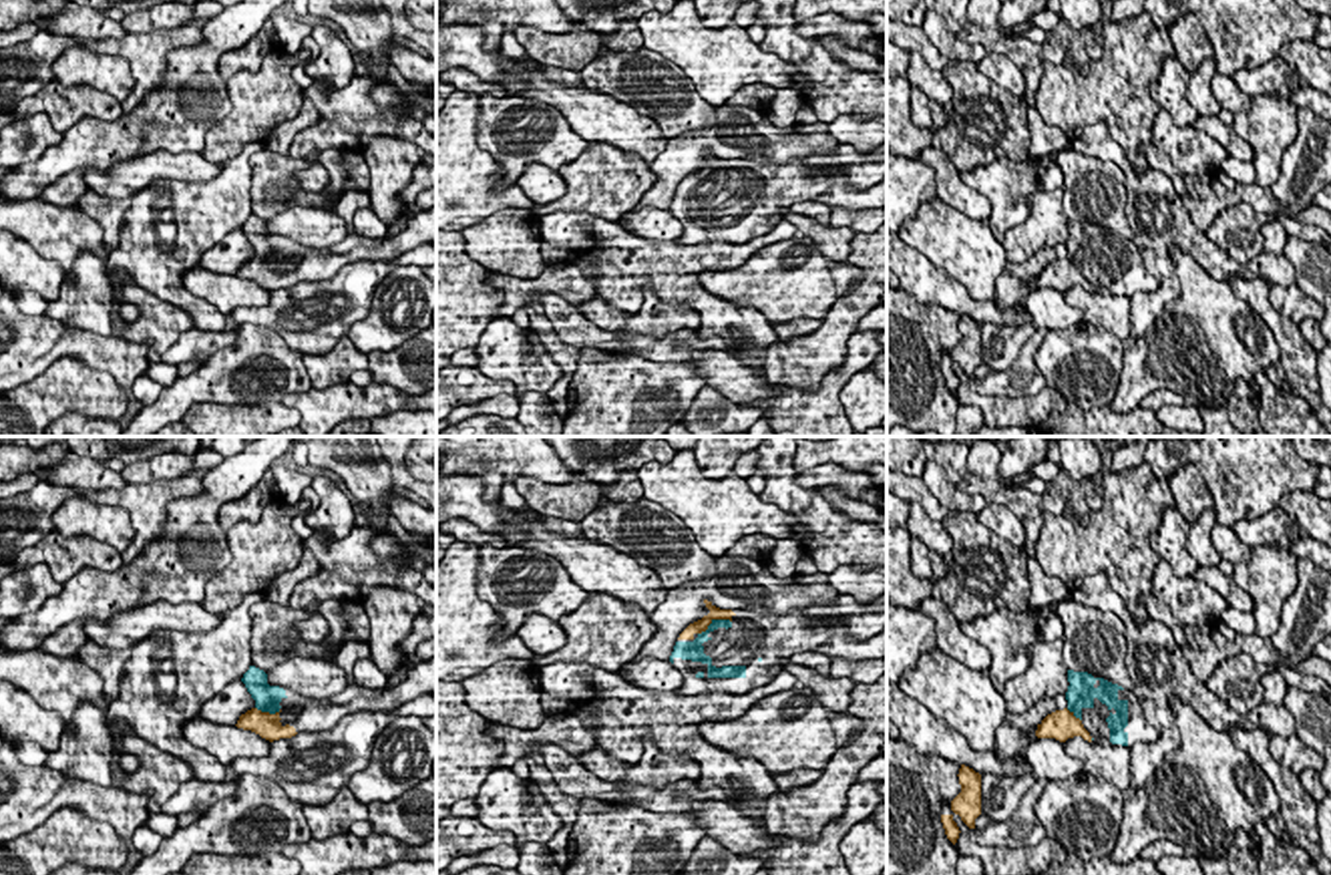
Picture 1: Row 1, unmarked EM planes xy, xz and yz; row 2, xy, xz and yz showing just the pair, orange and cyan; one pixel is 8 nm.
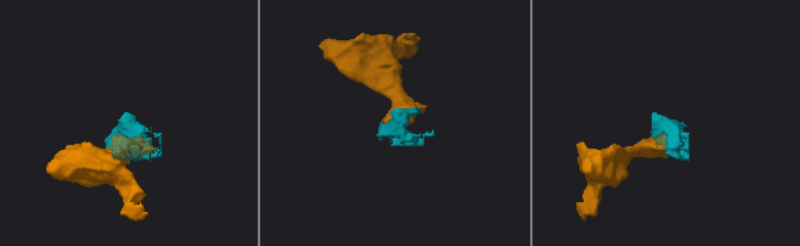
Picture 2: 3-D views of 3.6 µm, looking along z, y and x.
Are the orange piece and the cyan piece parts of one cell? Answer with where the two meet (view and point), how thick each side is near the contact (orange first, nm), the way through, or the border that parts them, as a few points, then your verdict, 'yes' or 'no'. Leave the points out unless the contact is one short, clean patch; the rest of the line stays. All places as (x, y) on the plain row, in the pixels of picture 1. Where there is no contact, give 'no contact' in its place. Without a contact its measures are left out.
contact xz (714, 167); calibres 100 and 70 nm; yes

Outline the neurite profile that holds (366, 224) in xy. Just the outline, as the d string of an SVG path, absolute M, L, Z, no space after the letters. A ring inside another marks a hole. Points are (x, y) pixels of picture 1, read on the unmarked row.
M362 207L354 213L352 231L368 239L384 239L388 235L388 227L372 211L372 207Z

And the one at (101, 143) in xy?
M241 0L225 6L201 24L199 44L169 50L167 82L153 89L131 115L80 119L38 161L10 169L0 183L0 201L40 197L62 175L86 165L107 169L159 149L201 153L207 131L231 113L219 60L245 46L286 2Z

